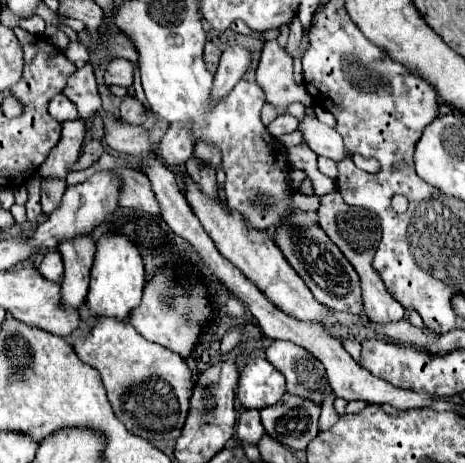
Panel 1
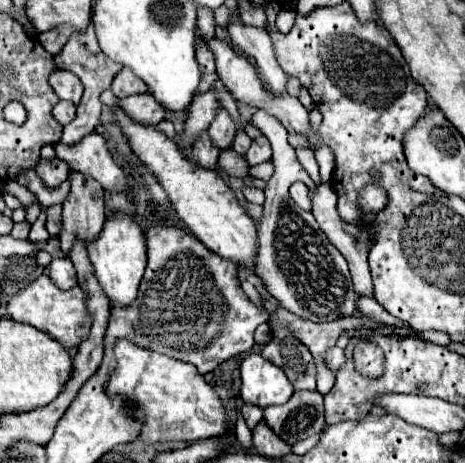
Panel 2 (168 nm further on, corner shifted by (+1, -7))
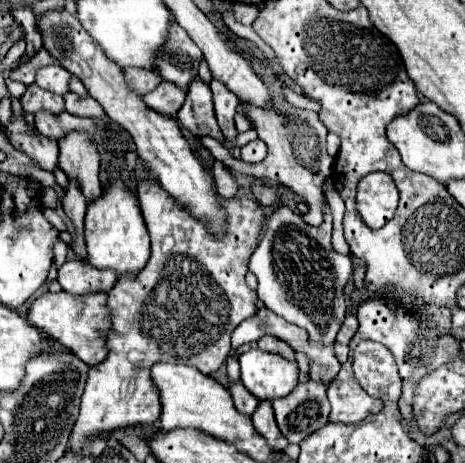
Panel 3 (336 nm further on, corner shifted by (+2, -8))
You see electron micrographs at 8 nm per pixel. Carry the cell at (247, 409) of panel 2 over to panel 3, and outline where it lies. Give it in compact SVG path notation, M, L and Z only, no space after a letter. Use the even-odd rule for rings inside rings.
M234 382L230 386L230 392L232 392L232 398L234 398L234 406L240 414L246 414L246 416L252 416L256 406L258 406L258 400L242 386L242 382Z

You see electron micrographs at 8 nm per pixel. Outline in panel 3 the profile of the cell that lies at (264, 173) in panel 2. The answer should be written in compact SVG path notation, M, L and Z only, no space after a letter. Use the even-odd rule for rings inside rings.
M252 58L252 66L264 78L264 82L268 84L268 88L274 96L274 104L272 104L272 110L246 106L246 104L242 106L242 110L248 114L248 118L256 126L258 138L262 142L266 142L268 156L260 164L247 164L243 160L233 157L220 142L210 136L201 137L200 142L217 161L221 161L230 170L248 174L248 176L260 178L260 180L268 178L268 182L282 184L288 190L292 190L294 194L298 194L310 208L310 212L306 212L302 218L310 226L320 226L324 222L324 208L326 208L322 186L324 186L324 178L332 174L332 164L334 164L334 158L330 158L328 152L326 152L328 130L320 122L320 118L314 110L298 110L298 108L290 106L288 102L280 104L280 80L276 78L276 74L256 58Z

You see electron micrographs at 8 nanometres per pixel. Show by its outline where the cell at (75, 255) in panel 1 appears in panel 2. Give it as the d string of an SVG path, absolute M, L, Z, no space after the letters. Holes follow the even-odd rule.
M71 171L69 183L71 193L63 203L63 231L59 235L65 253L71 251L75 239L83 239L85 243L95 239L105 221L103 187L79 171Z

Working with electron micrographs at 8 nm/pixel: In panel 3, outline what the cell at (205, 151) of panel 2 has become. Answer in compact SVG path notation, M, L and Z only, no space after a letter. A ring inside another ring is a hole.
M196 78L190 84L186 100L176 116L178 116L178 122L195 137L212 136L221 143L225 141L218 124L216 124L210 86L204 84L200 78Z

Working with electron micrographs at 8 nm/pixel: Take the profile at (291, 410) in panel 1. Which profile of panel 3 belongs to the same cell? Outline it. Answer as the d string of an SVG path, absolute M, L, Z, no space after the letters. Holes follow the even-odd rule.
M318 382L298 384L288 396L274 400L274 416L280 432L292 444L300 444L306 436L328 424L330 404L326 386Z

